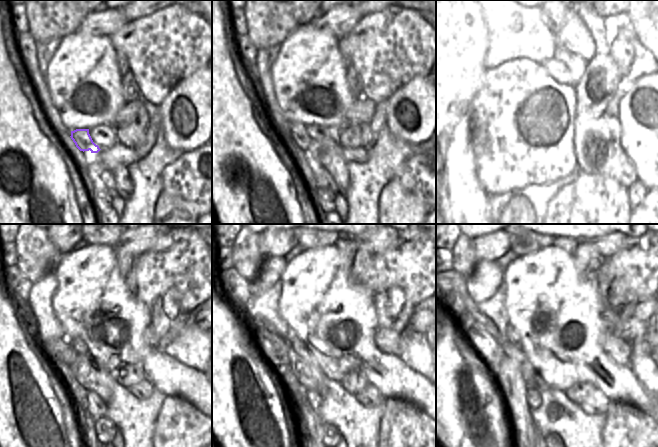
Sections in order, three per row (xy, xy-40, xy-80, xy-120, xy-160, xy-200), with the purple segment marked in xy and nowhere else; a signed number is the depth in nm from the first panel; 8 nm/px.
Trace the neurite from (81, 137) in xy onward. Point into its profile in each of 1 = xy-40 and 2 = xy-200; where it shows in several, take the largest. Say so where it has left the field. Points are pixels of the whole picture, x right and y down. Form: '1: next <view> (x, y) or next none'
1: next xy-40 (298, 133)
2: next xy-200 (492, 352)

